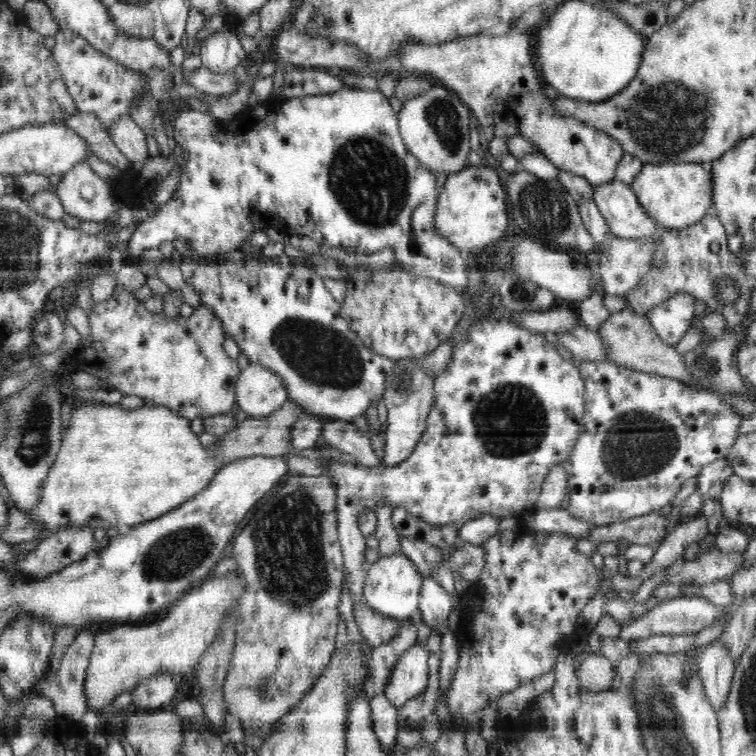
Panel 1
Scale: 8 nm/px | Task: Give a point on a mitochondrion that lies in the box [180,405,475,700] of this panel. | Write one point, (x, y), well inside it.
(287, 540)

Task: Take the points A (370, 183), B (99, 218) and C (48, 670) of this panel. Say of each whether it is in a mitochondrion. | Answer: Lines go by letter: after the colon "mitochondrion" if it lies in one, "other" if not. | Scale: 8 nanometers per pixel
A: mitochondrion
B: other
C: other

